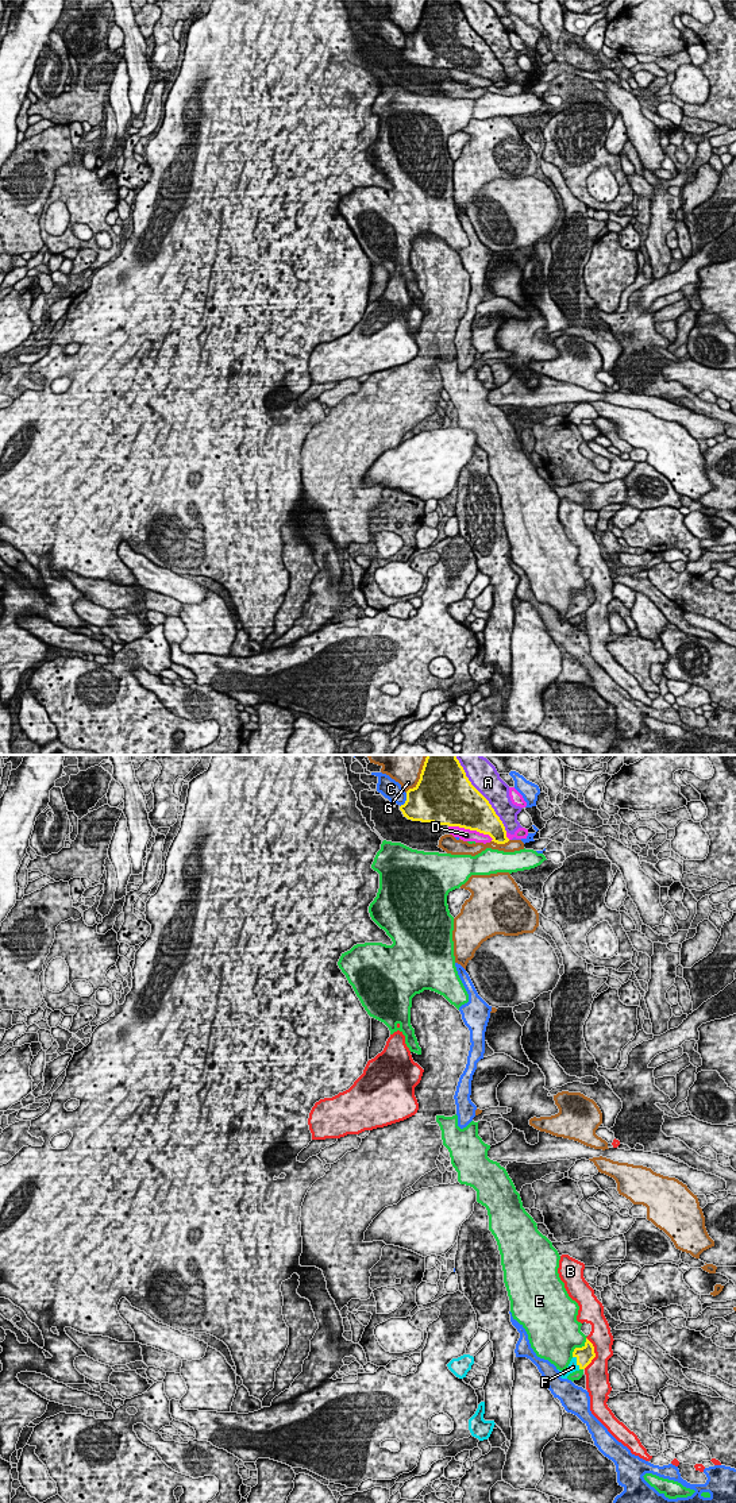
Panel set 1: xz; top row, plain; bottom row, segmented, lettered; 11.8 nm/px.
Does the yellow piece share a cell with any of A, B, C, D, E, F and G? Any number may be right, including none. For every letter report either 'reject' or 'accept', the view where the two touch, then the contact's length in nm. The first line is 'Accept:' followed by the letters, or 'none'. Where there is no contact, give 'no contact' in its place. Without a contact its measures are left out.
Accept: F
A: reject | xz | 1100 nm
B: reject | xz | 380 nm
C: reject | xz | 190 nm
D: reject | xz | 550 nm
E: reject | xz | 280 nm
F: accept | xz | 180 nm
G: reject | xz | 220 nm

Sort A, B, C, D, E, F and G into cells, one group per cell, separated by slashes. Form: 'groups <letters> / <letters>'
groups A / B / C / D / E / F / G

